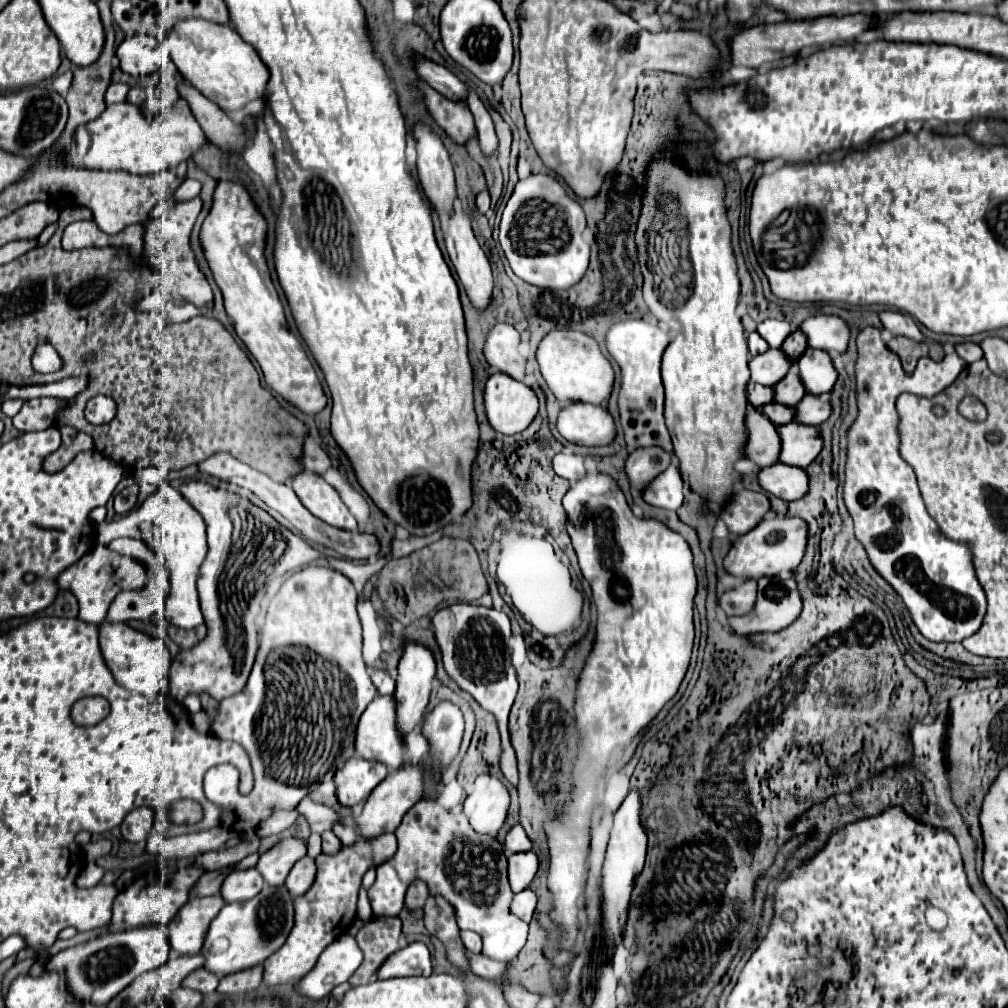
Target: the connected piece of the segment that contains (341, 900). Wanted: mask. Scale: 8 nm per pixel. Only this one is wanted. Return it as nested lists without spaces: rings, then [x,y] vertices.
[[[387,834],[369,842],[359,838],[351,846],[341,846],[337,854],[319,854],[315,858],[317,864],[315,882],[299,900],[295,900],[295,926],[283,948],[279,948],[279,952],[275,952],[271,960],[267,960],[263,972],[265,986],[295,984],[315,968],[321,952],[339,936],[343,936],[351,926],[355,918],[357,894],[361,888],[363,874],[369,868],[377,866],[379,862],[389,860],[395,854],[395,848],[397,848],[395,834]]]

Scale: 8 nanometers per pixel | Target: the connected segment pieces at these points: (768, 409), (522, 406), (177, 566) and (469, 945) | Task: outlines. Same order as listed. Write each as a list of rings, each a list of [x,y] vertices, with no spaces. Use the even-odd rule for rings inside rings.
[[[771,402],[771,404],[765,404],[765,406],[761,408],[761,414],[767,416],[775,426],[781,426],[781,424],[787,424],[787,422],[793,420],[795,410],[793,410],[793,408],[787,408],[787,406],[783,406],[783,404]]]
[[[501,372],[489,376],[483,392],[483,404],[491,428],[505,436],[523,432],[539,410],[535,392]]]
[[[161,484],[155,494],[151,494],[141,508],[129,512],[127,516],[121,516],[115,522],[102,522],[97,526],[97,542],[107,545],[116,538],[135,538],[147,544],[147,548],[161,556],[165,562],[165,568],[169,570],[169,582],[171,588],[167,592],[167,600],[163,610],[157,614],[157,618],[167,620],[173,626],[179,626],[183,630],[197,628],[205,624],[203,614],[199,610],[199,598],[197,598],[197,574],[199,564],[203,562],[203,556],[207,552],[207,540],[205,540],[205,524],[199,512],[195,512],[179,492],[169,486]]]
[[[461,932],[461,938],[463,938],[463,944],[469,952],[473,954],[479,954],[481,952],[481,936],[475,934],[475,932]]]

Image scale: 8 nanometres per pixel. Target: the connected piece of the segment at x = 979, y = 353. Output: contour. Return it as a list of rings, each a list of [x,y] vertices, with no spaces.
[[[959,344],[957,346],[957,354],[967,362],[967,364],[973,364],[975,360],[981,360],[983,358],[983,350],[977,346],[977,344]]]

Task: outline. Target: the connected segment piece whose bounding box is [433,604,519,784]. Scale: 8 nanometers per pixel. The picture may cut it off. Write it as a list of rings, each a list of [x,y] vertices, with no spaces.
[[[453,604],[445,608],[445,612],[439,612],[435,616],[433,630],[437,636],[437,644],[443,652],[443,664],[447,674],[457,682],[461,690],[469,692],[483,710],[489,710],[495,716],[501,734],[499,768],[511,784],[517,784],[517,760],[513,756],[507,734],[507,716],[517,694],[515,668],[511,664],[507,648],[507,640],[511,636],[511,624],[507,614],[473,604]]]

